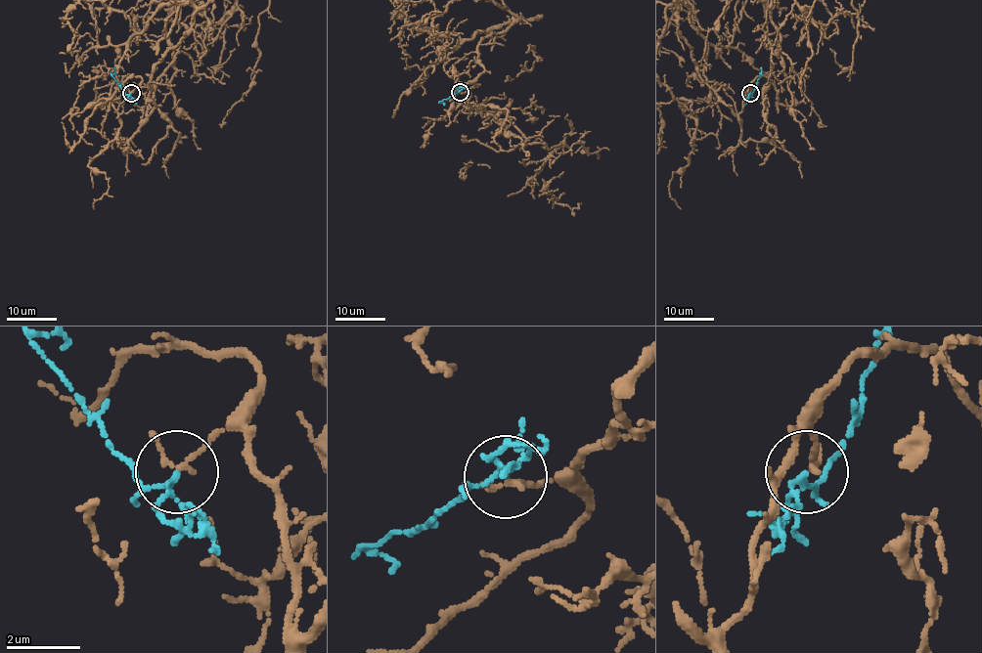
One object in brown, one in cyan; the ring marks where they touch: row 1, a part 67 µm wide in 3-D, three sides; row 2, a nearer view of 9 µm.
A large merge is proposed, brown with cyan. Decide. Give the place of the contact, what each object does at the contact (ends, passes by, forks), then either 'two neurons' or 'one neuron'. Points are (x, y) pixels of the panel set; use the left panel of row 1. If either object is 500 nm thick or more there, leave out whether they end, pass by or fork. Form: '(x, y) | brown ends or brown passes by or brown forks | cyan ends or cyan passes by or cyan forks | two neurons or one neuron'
(131, 93) | brown passes by | cyan forks | one neuron

